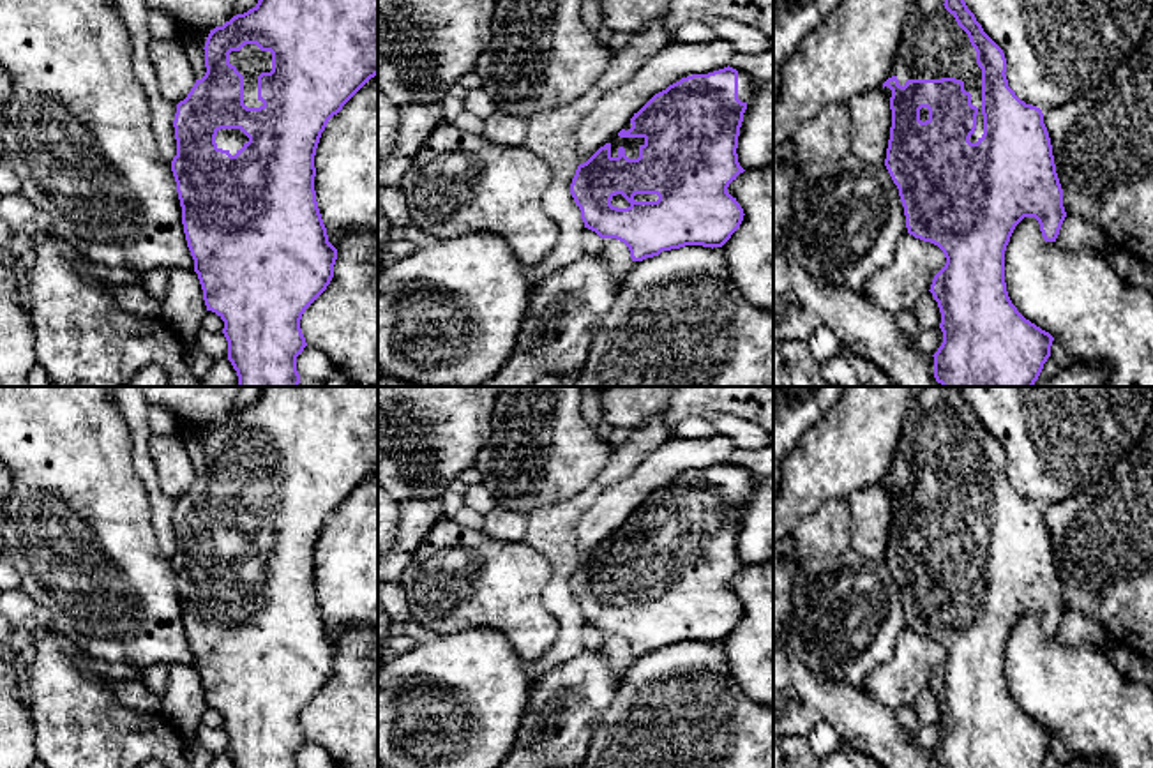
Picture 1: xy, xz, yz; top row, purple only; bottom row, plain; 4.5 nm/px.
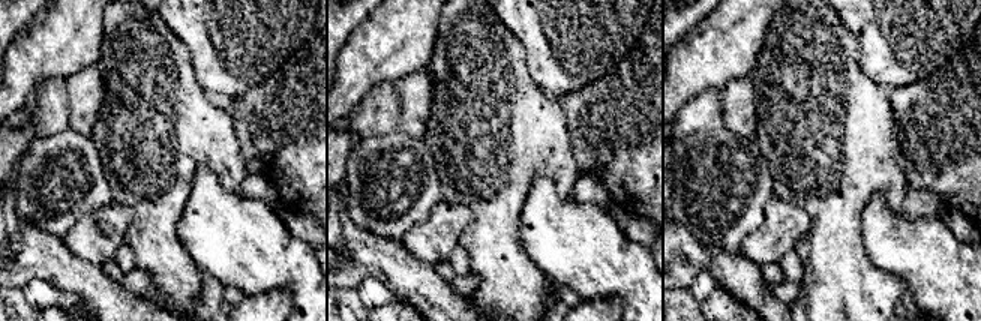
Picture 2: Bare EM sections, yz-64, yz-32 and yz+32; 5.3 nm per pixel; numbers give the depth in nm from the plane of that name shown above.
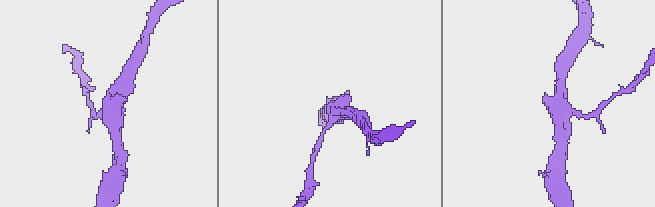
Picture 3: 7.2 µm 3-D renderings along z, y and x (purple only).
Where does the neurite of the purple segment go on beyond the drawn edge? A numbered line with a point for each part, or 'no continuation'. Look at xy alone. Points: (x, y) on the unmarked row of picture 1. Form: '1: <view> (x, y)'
1: xy (249, 456)

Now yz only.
1: yz (933, 442)

